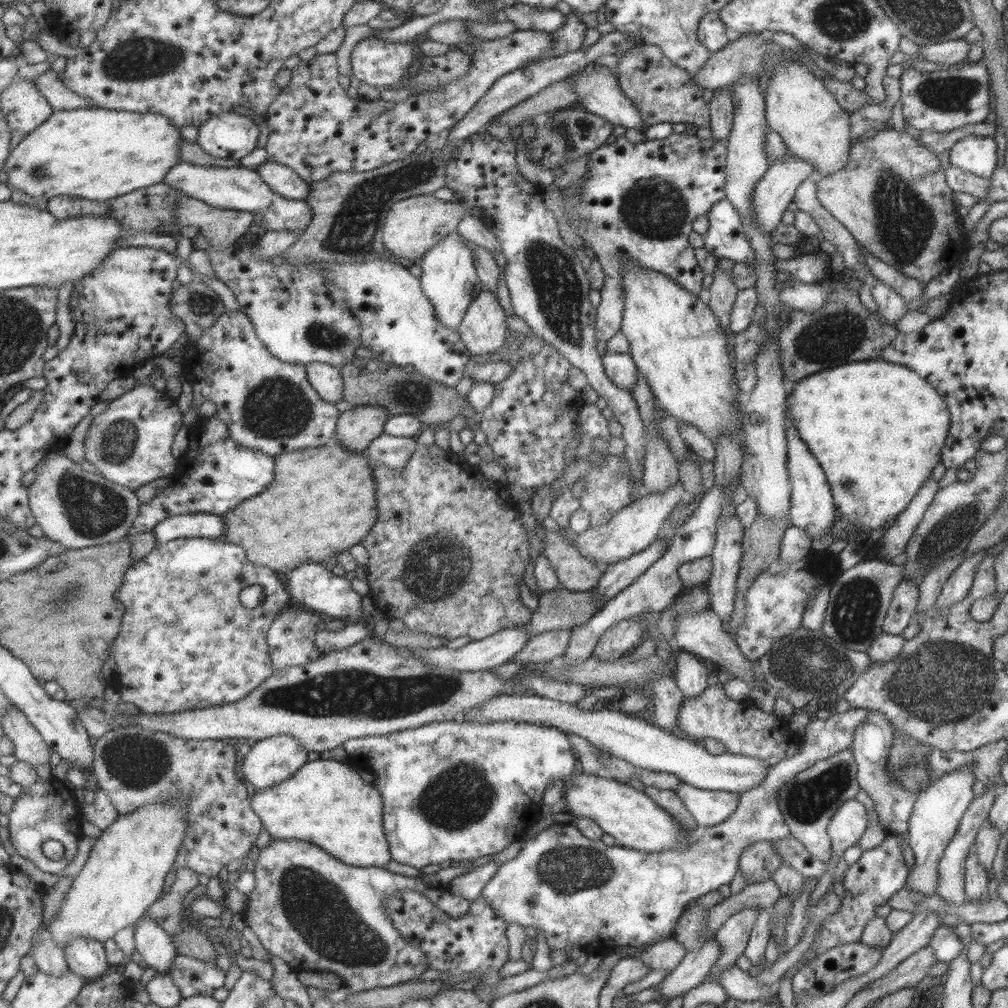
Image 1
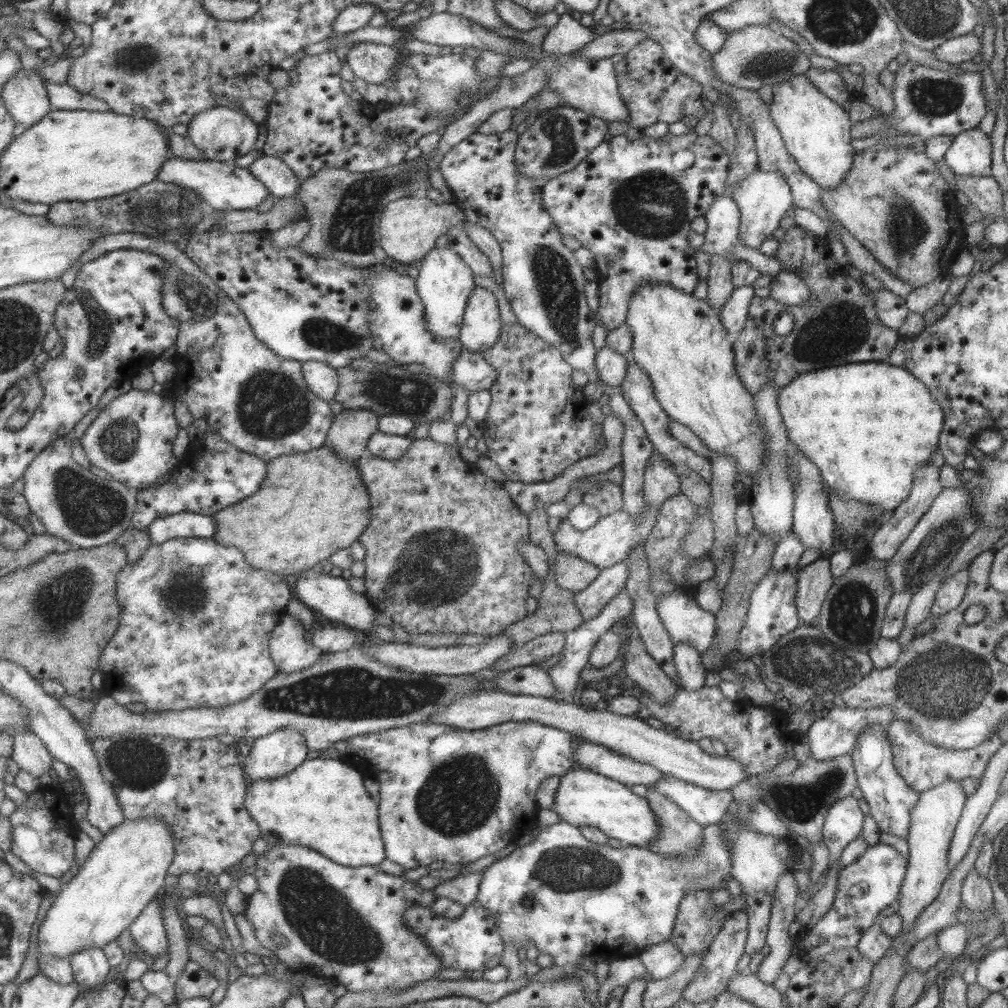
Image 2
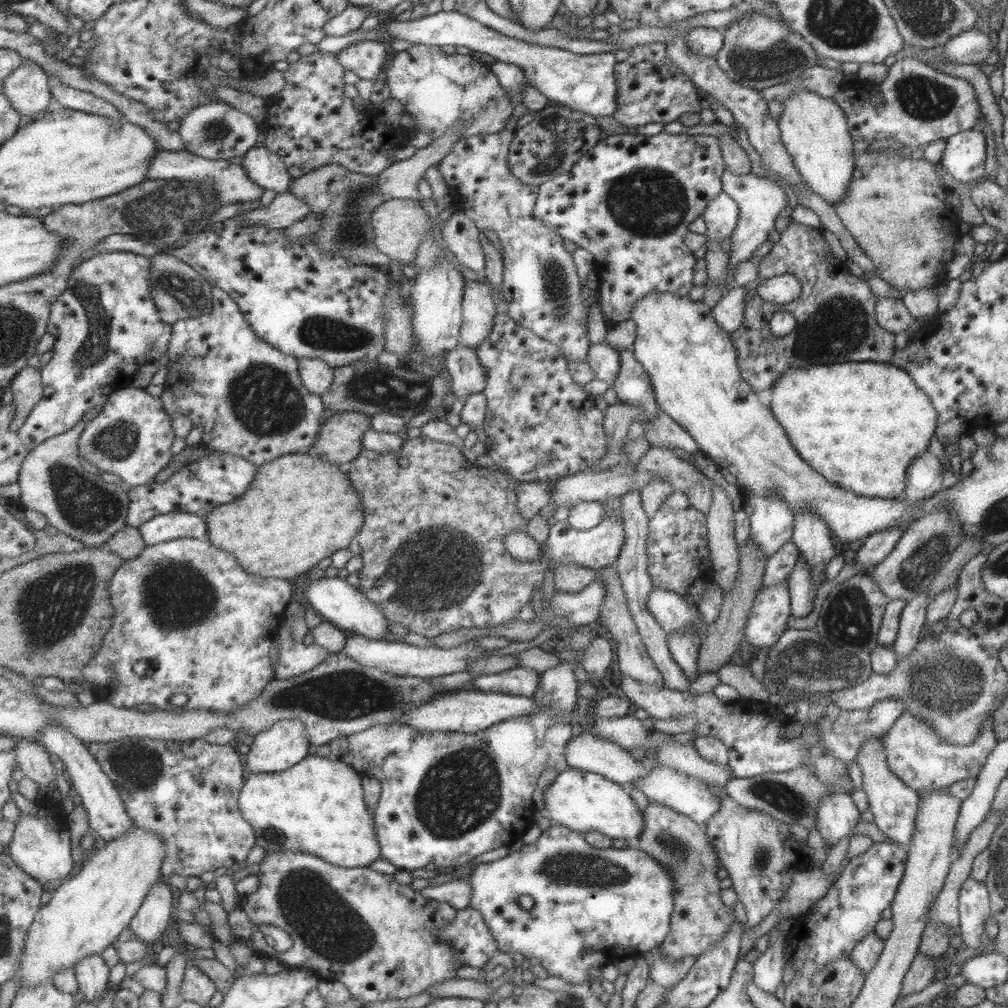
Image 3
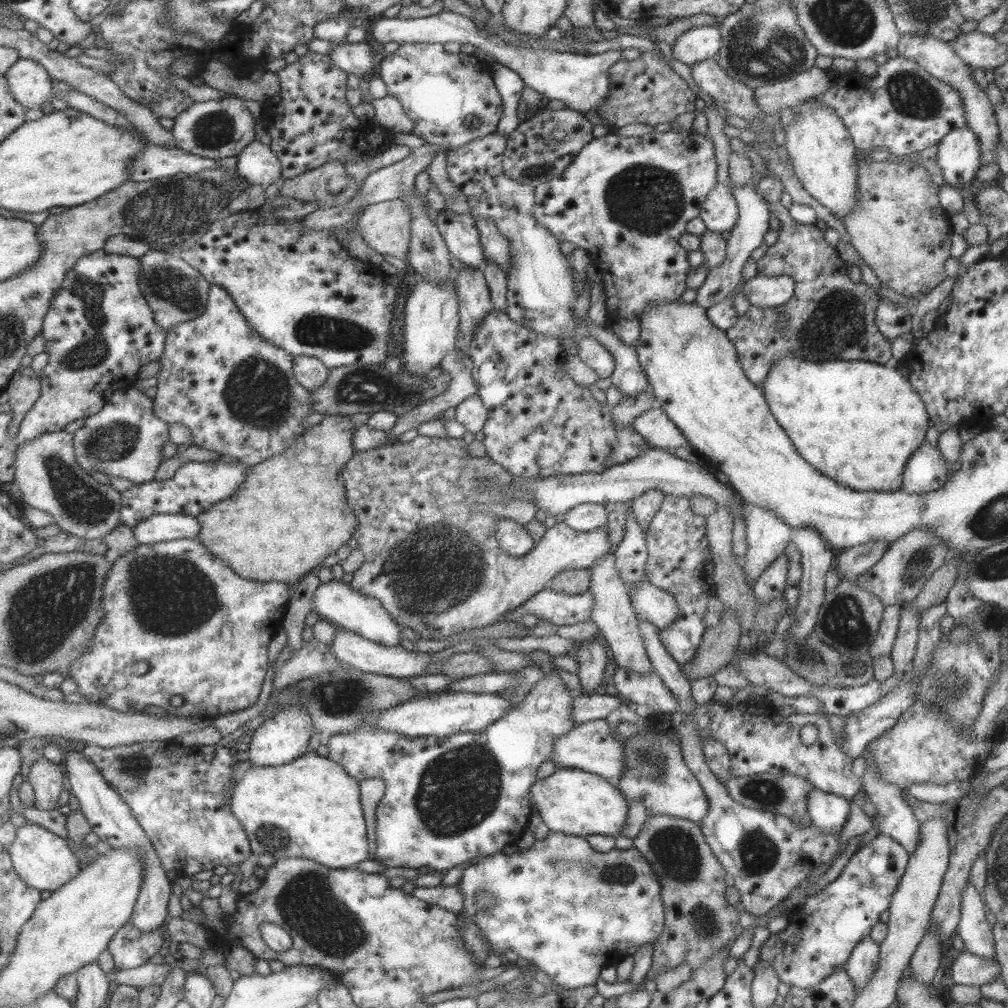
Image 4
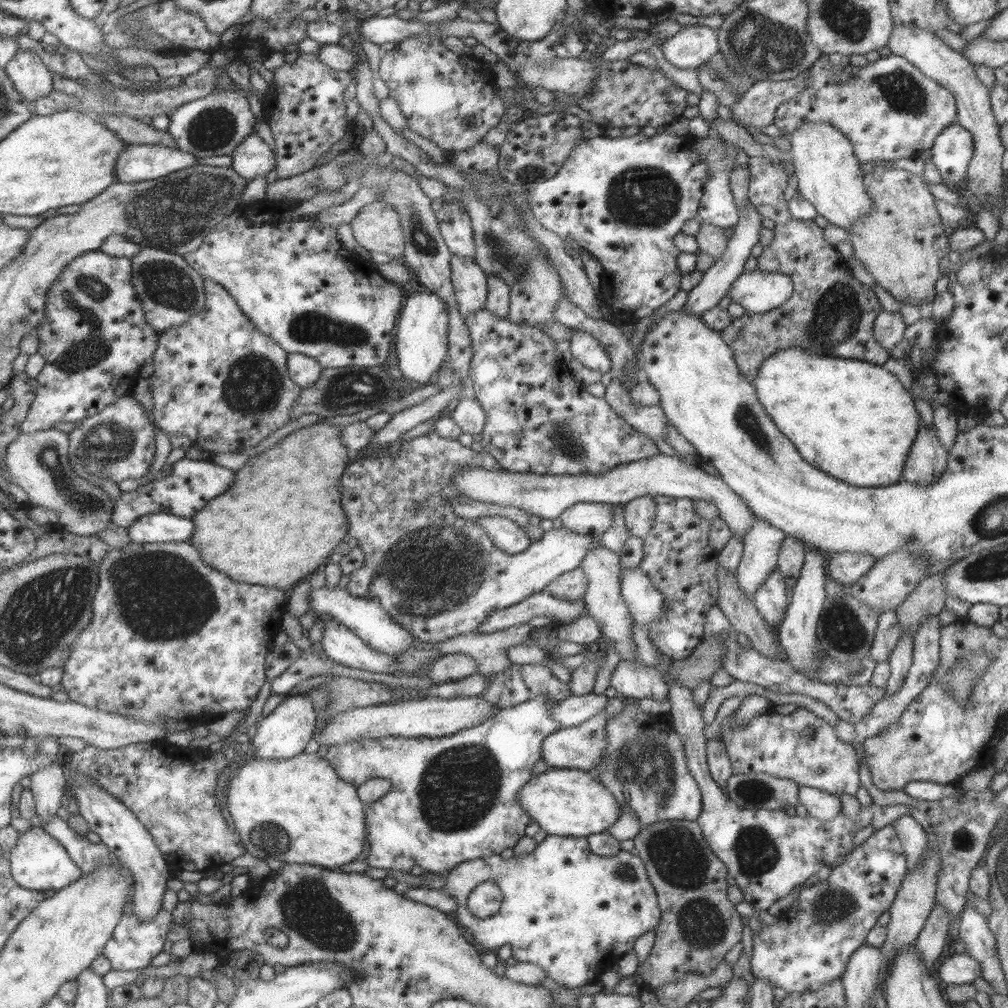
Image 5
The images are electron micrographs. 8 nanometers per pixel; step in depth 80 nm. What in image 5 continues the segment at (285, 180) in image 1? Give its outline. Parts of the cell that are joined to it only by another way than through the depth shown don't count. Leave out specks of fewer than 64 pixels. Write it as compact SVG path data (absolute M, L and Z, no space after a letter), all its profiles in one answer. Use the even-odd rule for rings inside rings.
M255 131L242 138L230 156L230 168L247 182L256 177L265 178L275 168L275 156Z

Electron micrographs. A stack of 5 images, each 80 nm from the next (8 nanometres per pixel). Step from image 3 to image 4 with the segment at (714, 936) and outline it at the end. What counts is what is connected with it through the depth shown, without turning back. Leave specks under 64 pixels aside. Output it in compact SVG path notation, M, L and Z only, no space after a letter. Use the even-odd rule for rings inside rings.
M649 814L632 839L632 847L643 855L659 881L665 914L663 929L651 944L652 959L647 979L655 980L656 974L682 963L690 969L697 968L742 933L735 906L725 901L725 869L713 856L699 823L666 814Z

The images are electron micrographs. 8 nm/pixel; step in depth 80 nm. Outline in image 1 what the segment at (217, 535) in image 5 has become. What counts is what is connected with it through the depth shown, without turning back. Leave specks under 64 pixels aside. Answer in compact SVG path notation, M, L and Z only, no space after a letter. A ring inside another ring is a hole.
M361 404L351 405L343 413L338 414L338 419L335 425L335 436L333 441L327 445L315 446L313 448L298 448L291 452L286 452L274 456L274 471L271 482L267 484L259 494L242 500L235 508L220 514L223 523L222 539L240 546L245 551L247 560L257 566L267 567L272 569L274 573L287 573L306 562L320 563L321 560L327 560L328 557L334 556L338 552L343 552L353 544L361 542L361 539L369 532L372 524L376 519L376 502L375 502L375 485L371 478L371 467L373 463L370 462L369 457L365 453L365 449L369 447L371 442L383 433L383 423L387 417L391 415L388 411L378 404Z

